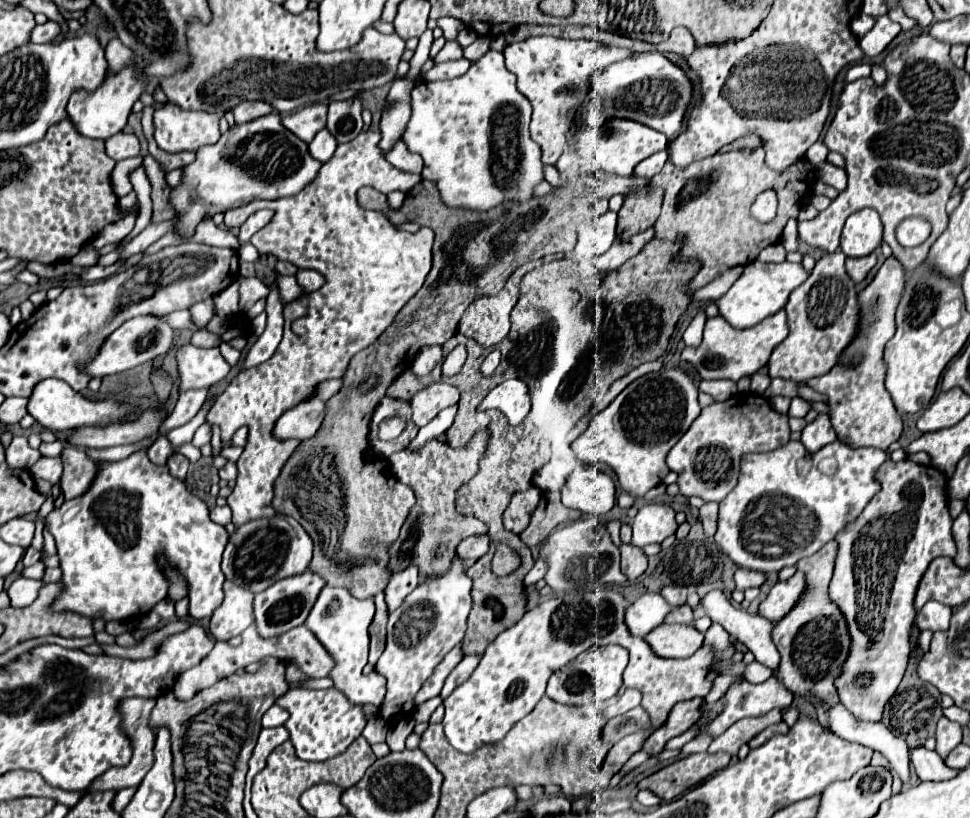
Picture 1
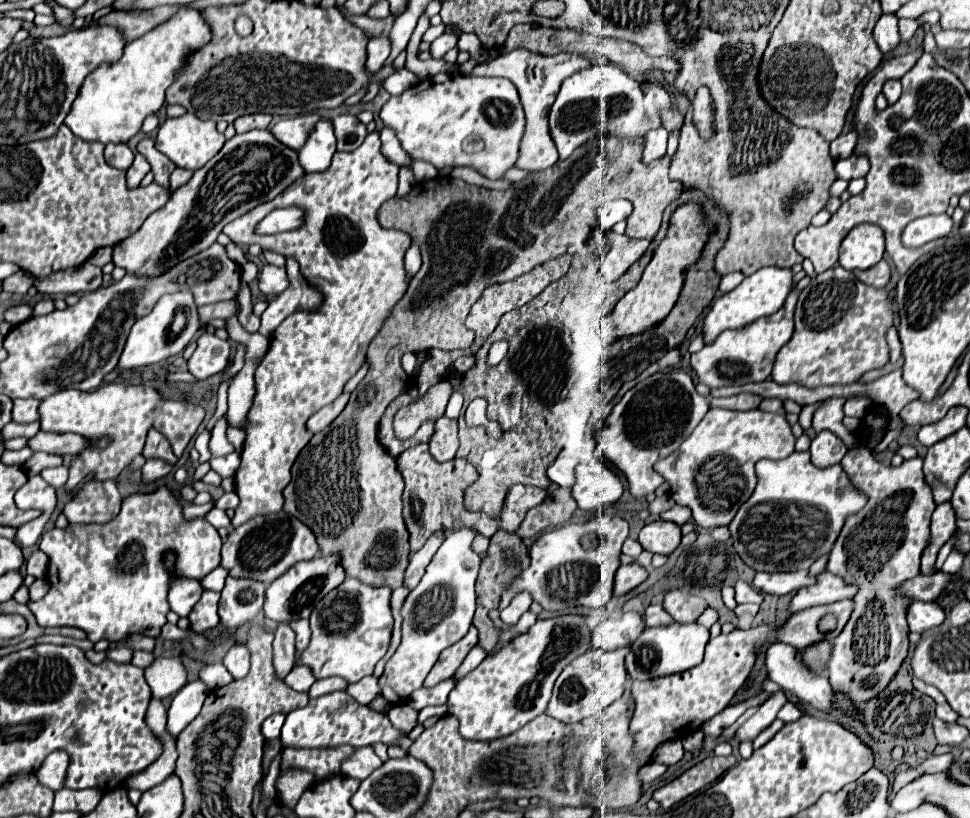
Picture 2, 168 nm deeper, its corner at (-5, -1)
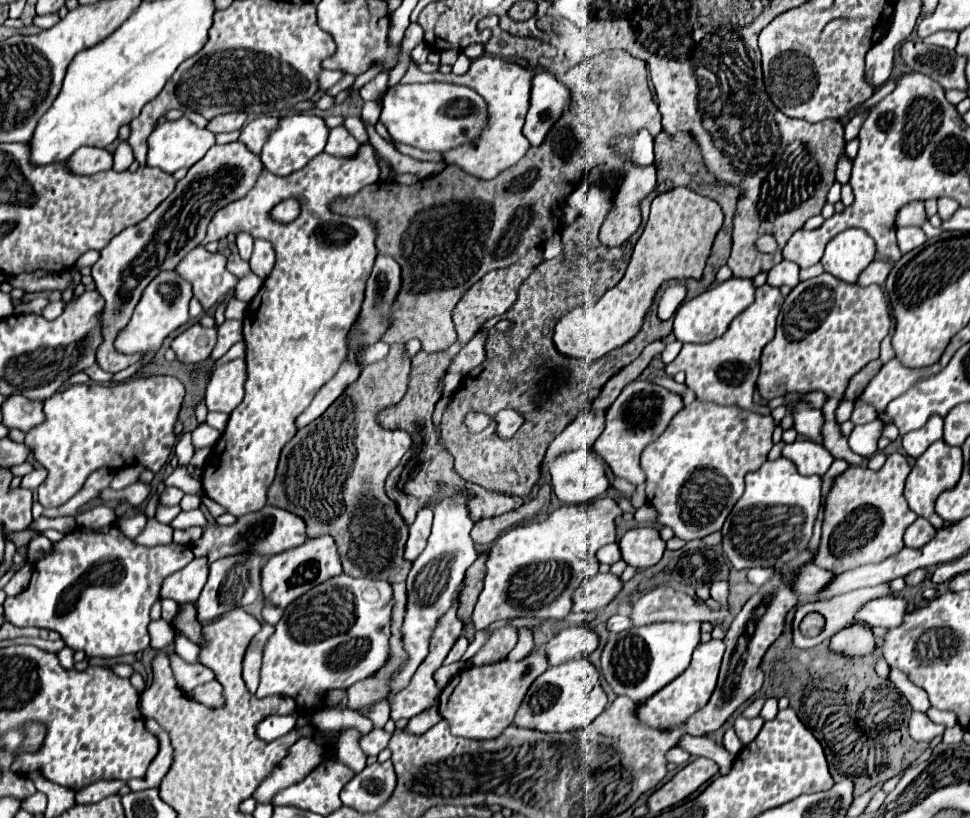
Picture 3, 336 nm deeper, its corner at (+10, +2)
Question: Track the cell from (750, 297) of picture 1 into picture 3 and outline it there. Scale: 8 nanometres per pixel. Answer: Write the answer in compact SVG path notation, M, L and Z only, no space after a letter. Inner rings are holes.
M730 277L724 283L712 285L702 295L680 305L674 317L676 339L682 343L708 343L714 337L720 337L728 329L730 321L754 303L754 293L756 293L754 281L742 277Z

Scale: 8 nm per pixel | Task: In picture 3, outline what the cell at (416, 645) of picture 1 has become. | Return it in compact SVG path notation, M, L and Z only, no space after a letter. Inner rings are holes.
M460 493L456 497L444 499L442 503L434 505L434 523L432 523L432 533L428 537L428 545L418 555L418 559L412 563L412 569L406 581L408 603L406 603L406 617L400 629L404 651L406 651L406 661L400 667L400 671L390 677L390 695L396 695L400 689L404 689L408 681L412 679L416 667L426 659L430 637L438 625L438 619L452 607L456 593L458 593L458 585L464 579L466 569L478 557L474 543L470 539L470 531L474 523L468 517L466 501L468 501L468 495Z

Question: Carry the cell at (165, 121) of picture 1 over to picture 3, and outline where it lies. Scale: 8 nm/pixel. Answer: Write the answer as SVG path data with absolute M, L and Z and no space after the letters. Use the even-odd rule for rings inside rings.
M180 117L176 121L162 121L154 127L152 135L148 137L148 165L158 167L166 173L174 173L182 167L192 167L200 161L206 151L214 145L214 133L208 129L198 129L188 117Z

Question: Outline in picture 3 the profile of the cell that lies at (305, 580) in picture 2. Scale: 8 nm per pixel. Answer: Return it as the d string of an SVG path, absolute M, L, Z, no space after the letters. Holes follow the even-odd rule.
M324 535L324 537L308 539L304 545L296 547L296 549L288 549L288 551L278 553L268 559L268 563L262 569L262 595L264 595L266 603L286 609L294 599L304 595L306 591L310 591L312 587L316 587L316 585L324 583L326 579L336 577L340 573L342 573L342 565L340 565L338 549L336 549L336 543L332 541L332 537Z

